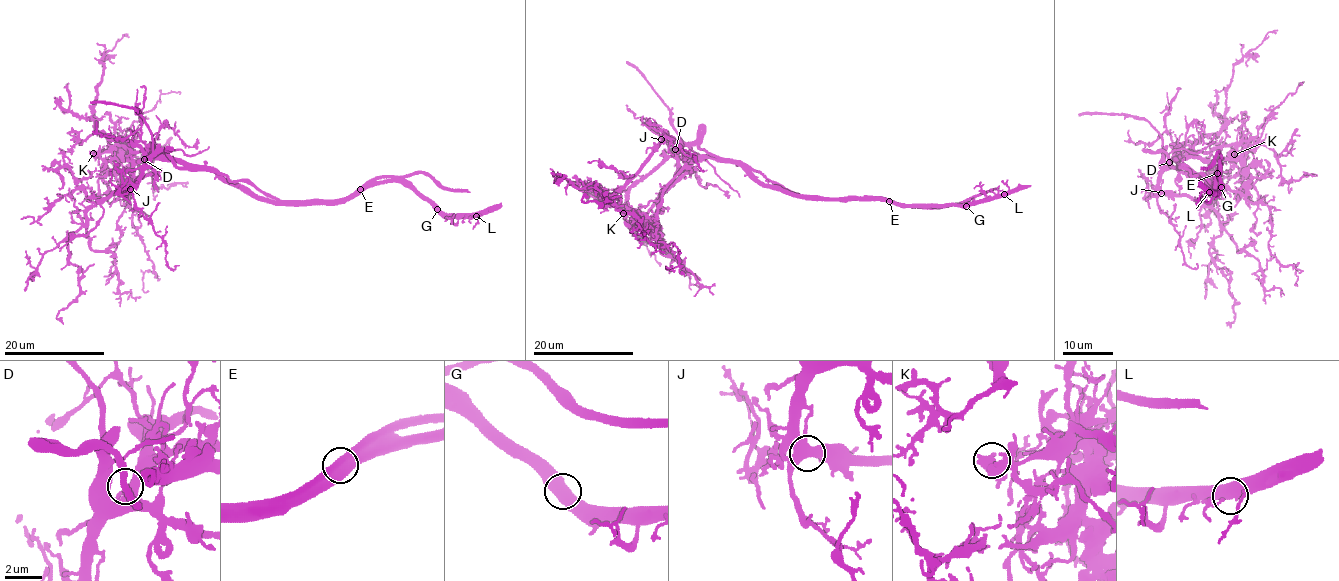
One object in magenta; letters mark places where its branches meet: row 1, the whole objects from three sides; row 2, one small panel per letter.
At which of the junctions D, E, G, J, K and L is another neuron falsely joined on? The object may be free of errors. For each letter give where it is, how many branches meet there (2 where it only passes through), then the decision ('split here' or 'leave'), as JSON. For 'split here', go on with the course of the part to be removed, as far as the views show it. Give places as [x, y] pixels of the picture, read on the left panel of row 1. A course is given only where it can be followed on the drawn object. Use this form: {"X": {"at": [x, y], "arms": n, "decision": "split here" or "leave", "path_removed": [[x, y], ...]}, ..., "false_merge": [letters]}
{"D": {"at": [144, 159], "arms": 2, "decision": "leave"}, "E": {"at": [360, 189], "arms": 2, "decision": "split here", "path_removed": [[360, 189], [335, 201], [271, 203], [228, 184], [207, 169], [156, 157], [128, 160], [124, 150], [146, 115]]}, "G": {"at": [437, 209], "arms": 2, "decision": "leave"}, "J": {"at": [130, 189], "arms": 2, "decision": "leave"}, "K": {"at": [93, 153], "arms": 2, "decision": "leave"}, "L": {"at": [476, 216], "arms": 2, "decision": "leave"}, "false_merge": ["E"]}

